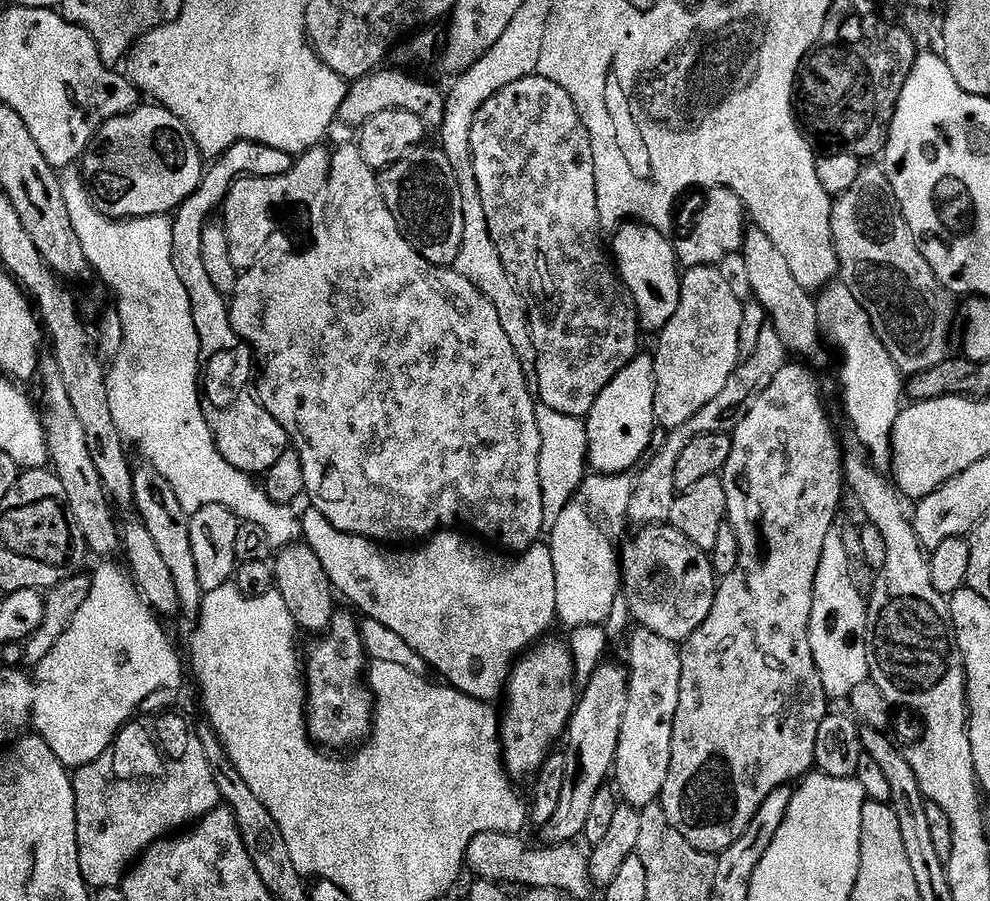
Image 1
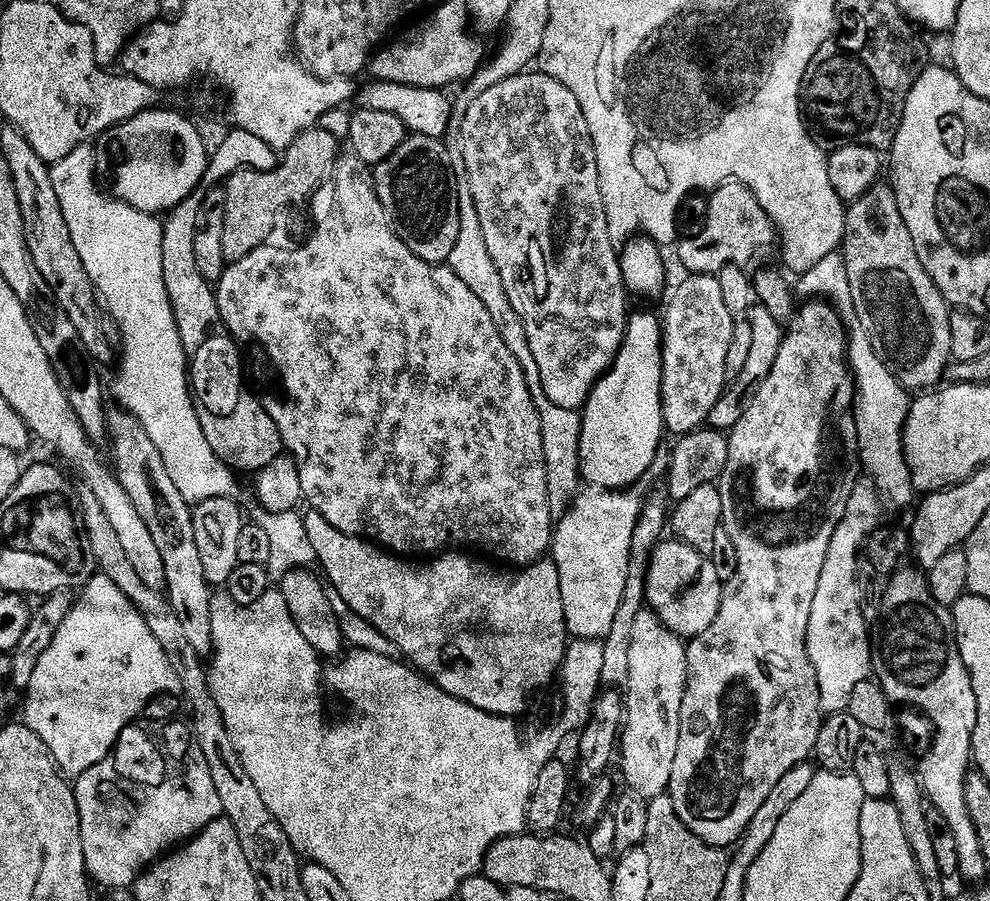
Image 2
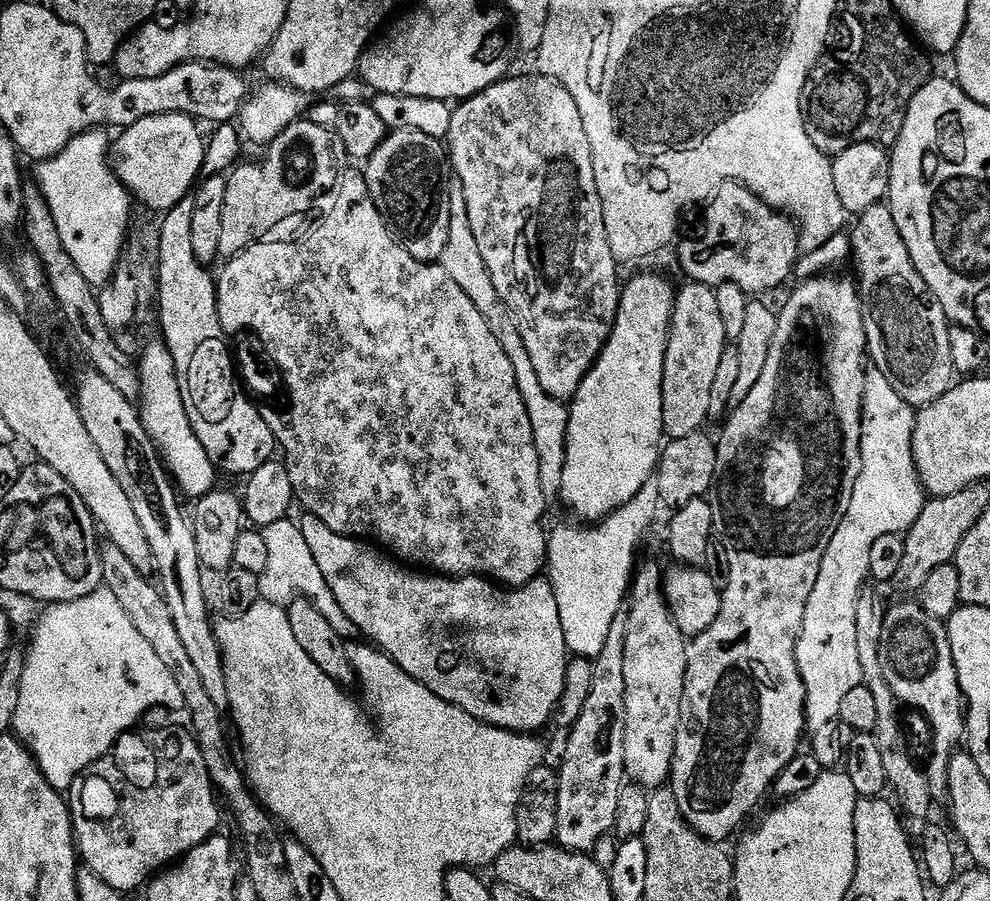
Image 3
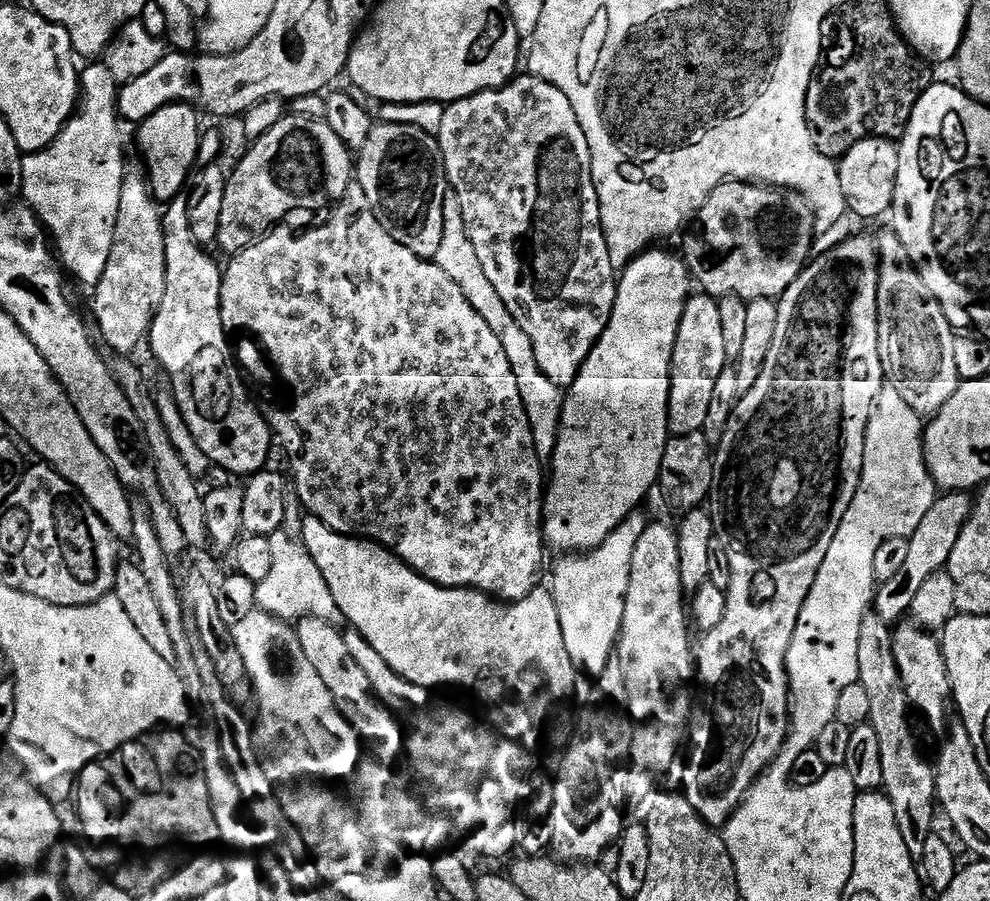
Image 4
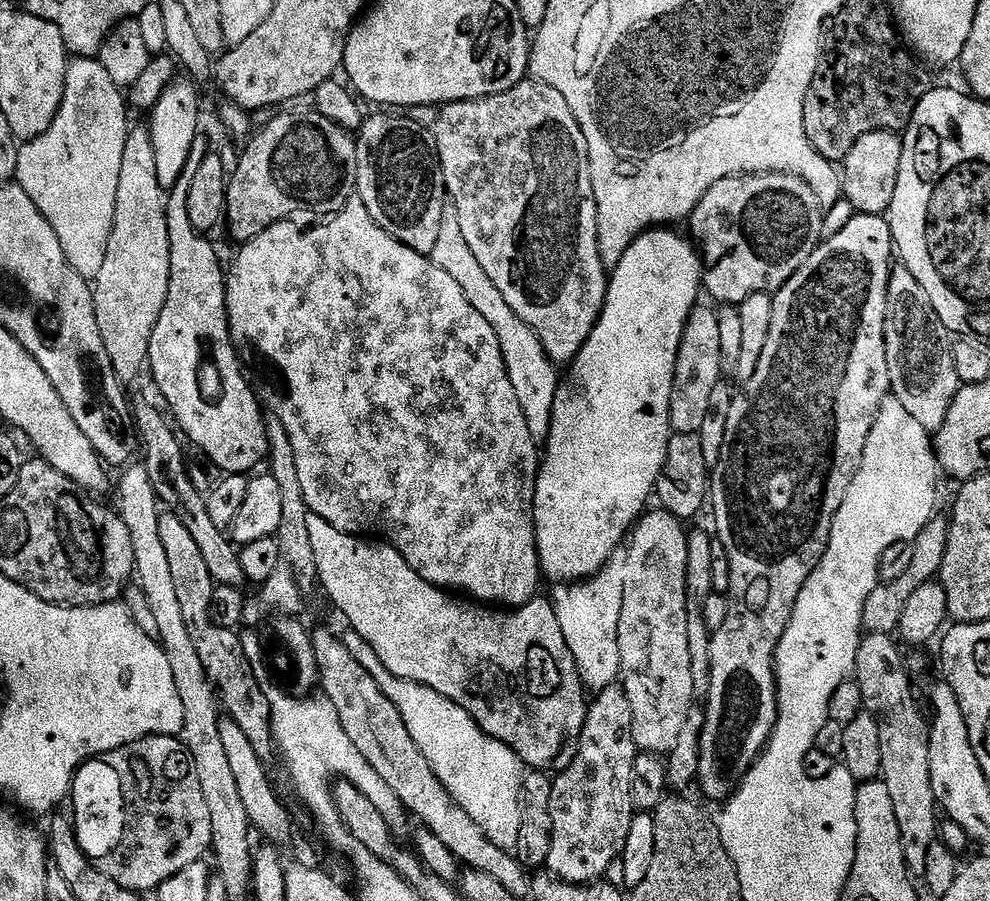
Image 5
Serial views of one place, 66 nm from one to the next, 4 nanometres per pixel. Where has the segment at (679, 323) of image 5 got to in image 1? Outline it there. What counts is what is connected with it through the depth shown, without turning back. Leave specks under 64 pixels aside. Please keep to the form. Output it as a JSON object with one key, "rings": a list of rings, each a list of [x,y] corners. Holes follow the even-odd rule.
{"rings":[[[636,355],[605,386],[586,417],[588,462],[593,473],[601,476],[631,473],[633,471],[631,468],[635,469],[645,459],[644,451],[652,444],[652,431],[657,431],[658,428],[656,422],[656,378],[658,373],[655,359],[651,355],[644,355]]]}

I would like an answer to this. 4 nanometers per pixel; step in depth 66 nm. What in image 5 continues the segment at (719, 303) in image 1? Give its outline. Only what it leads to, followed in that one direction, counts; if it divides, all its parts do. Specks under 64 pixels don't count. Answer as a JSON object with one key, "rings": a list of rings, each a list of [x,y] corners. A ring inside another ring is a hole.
{"rings":[[[704,306],[697,307],[684,332],[684,341],[676,363],[670,410],[673,433],[698,434],[702,430],[702,424],[708,420],[710,398],[713,397],[714,388],[722,381],[721,366],[721,331],[718,315]]]}

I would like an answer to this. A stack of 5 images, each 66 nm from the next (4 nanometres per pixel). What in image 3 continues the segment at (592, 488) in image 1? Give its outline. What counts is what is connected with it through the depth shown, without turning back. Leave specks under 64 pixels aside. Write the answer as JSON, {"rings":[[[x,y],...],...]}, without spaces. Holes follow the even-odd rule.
{"rings":[[[653,478],[646,482],[646,486],[642,486],[642,490],[638,490],[638,494],[634,494],[634,498],[630,498],[630,502],[615,508],[604,520],[591,526],[576,526],[580,528],[551,529],[548,537],[546,578],[556,591],[558,618],[562,618],[562,634],[566,634],[566,646],[573,657],[594,658],[602,654],[602,646],[606,646],[610,626],[614,626],[614,618],[621,615],[634,580],[634,569],[638,564],[636,547],[639,546],[644,531],[651,526],[656,511],[661,511],[661,508],[658,482]]]}

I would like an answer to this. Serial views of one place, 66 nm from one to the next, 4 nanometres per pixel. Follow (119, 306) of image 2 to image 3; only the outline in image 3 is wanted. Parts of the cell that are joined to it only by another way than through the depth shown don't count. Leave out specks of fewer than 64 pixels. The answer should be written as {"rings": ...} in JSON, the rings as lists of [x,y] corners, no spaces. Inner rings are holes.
{"rings":[[[93,130],[83,132],[76,136],[56,156],[48,160],[39,161],[35,165],[35,187],[46,198],[46,206],[50,206],[50,214],[54,214],[54,226],[58,226],[58,234],[62,238],[62,246],[66,246],[66,254],[74,258],[74,266],[94,286],[107,285],[112,279],[112,273],[116,271],[122,260],[122,253],[126,248],[126,233],[129,231],[128,219],[132,216],[133,197],[130,195],[124,183],[122,183],[112,171],[110,163],[110,136],[107,131]],[[163,342],[148,344],[144,353],[138,356],[140,371],[140,398],[138,408],[144,429],[152,435],[152,441],[169,471],[185,497],[199,498],[217,487],[218,469],[206,454],[202,442],[198,442],[198,434],[194,434],[194,426],[190,426],[190,418],[186,414],[186,406],[182,402],[180,389],[180,372],[177,357]]]}

